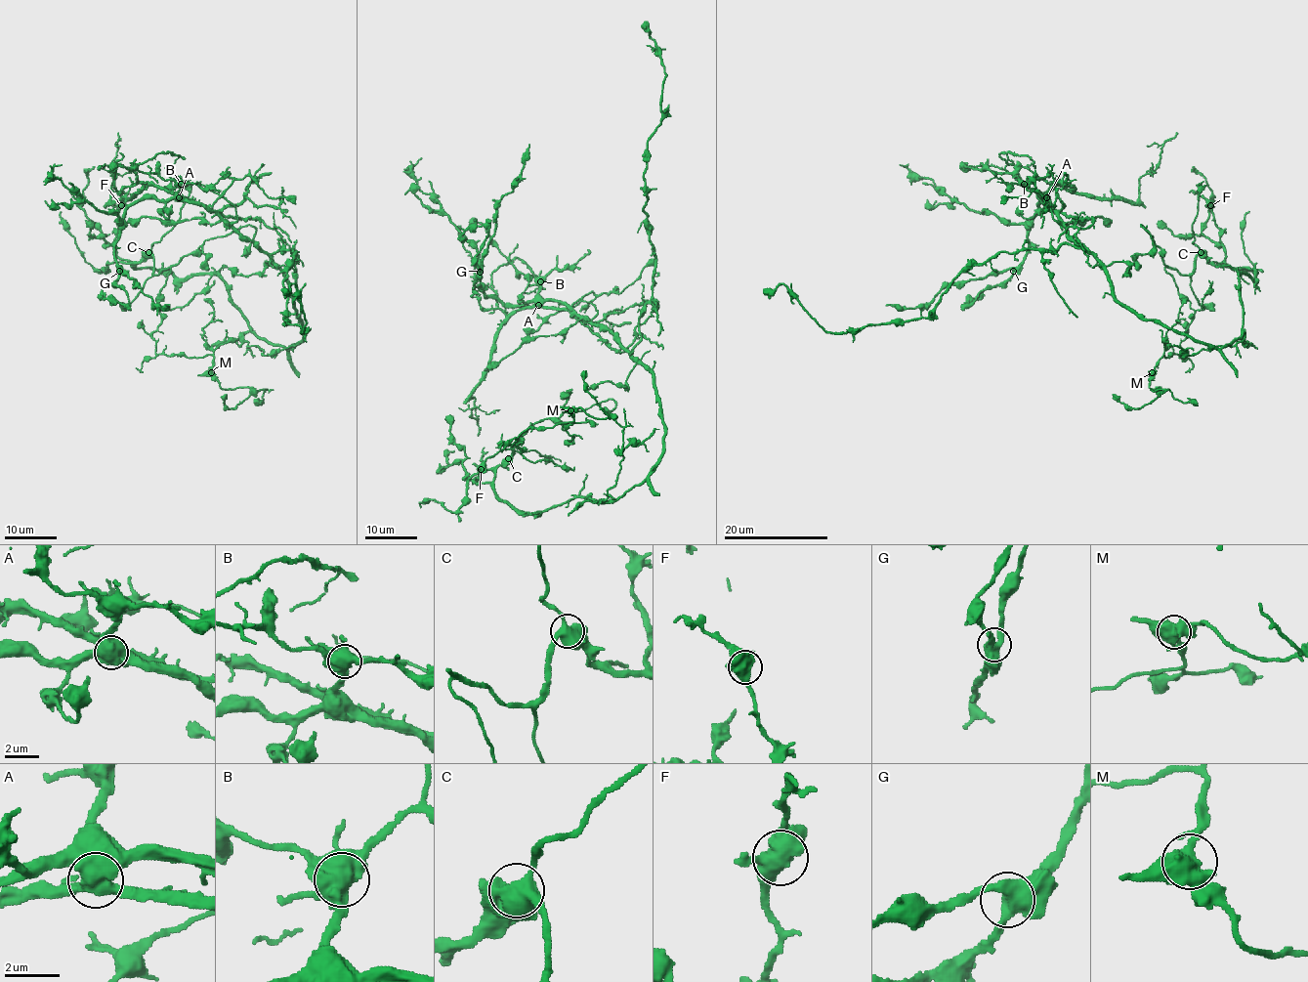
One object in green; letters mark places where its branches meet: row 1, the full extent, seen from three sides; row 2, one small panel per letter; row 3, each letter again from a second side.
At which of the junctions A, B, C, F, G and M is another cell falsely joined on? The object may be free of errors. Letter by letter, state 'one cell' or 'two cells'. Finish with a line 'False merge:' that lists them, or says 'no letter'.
A: two cells
B: one cell
C: one cell
F: one cell
G: one cell
M: one cell
False merge: A

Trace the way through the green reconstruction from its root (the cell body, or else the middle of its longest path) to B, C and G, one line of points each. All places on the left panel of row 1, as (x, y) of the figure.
B: (274, 343), (289, 349), (304, 333), (282, 270), (207, 207), (186, 201), (178, 193), (181, 184)
C: (274, 343), (255, 333), (217, 276), (177, 278), (168, 271), (135, 268), (148, 252)
G: (274, 343), (289, 349), (304, 333), (282, 270), (204, 205), (153, 197), (133, 203), (114, 246), (119, 271)

